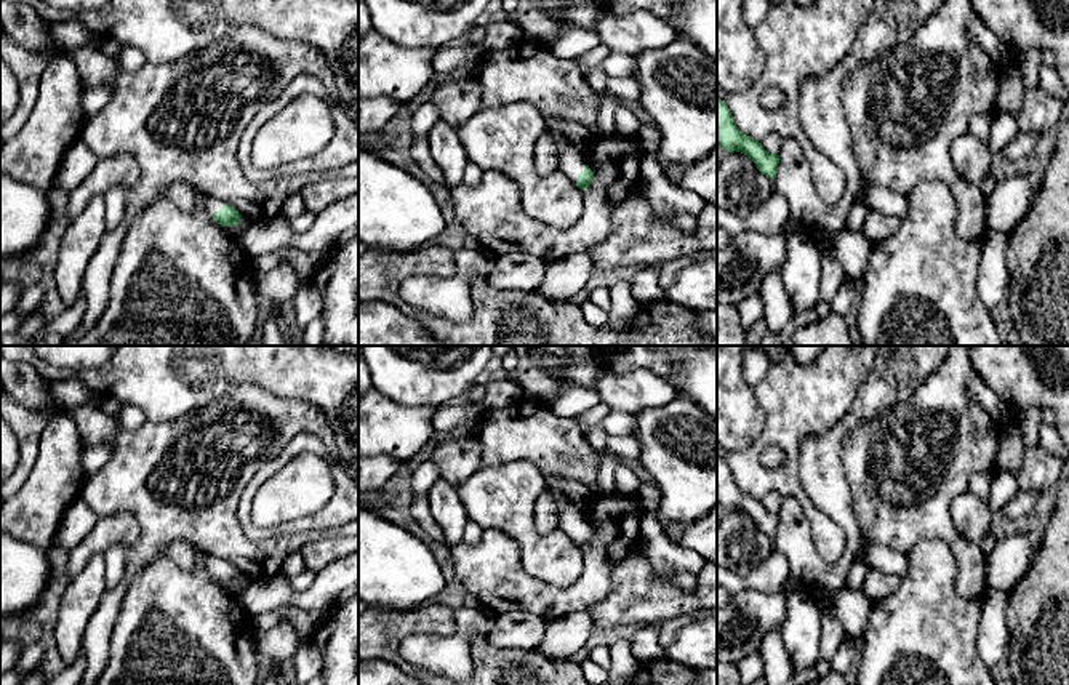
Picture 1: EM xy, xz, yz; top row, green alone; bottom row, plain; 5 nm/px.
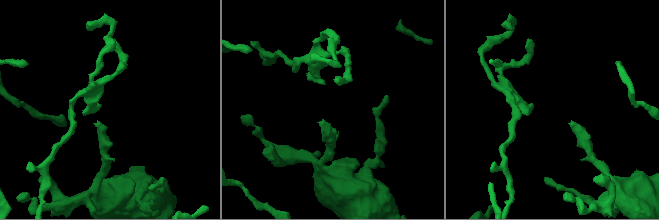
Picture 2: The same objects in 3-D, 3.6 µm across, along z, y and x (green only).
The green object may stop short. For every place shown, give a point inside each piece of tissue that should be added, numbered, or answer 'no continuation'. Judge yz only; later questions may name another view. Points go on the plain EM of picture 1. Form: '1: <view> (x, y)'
no continuation

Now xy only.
1: xy (212, 562)

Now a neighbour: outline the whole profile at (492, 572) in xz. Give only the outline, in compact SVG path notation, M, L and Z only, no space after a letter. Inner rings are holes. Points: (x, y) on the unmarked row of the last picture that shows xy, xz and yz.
M613 493L586 501L587 523L594 531L583 551L581 576L567 587L530 576L522 565L515 539L501 530L485 530L477 544L451 547L454 573L480 607L494 615L509 611L555 619L587 608L613 589L613 573L642 541L642 499Z

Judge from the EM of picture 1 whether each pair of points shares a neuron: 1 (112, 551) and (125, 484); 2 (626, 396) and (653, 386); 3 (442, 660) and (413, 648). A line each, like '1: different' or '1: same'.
1: different
2: same
3: same

